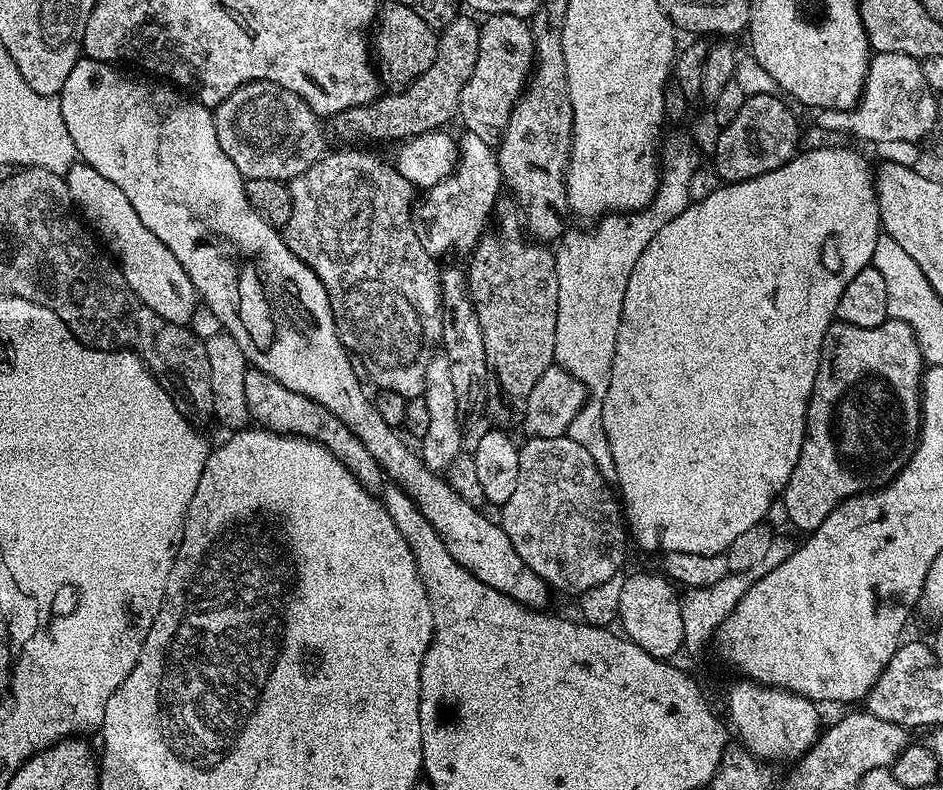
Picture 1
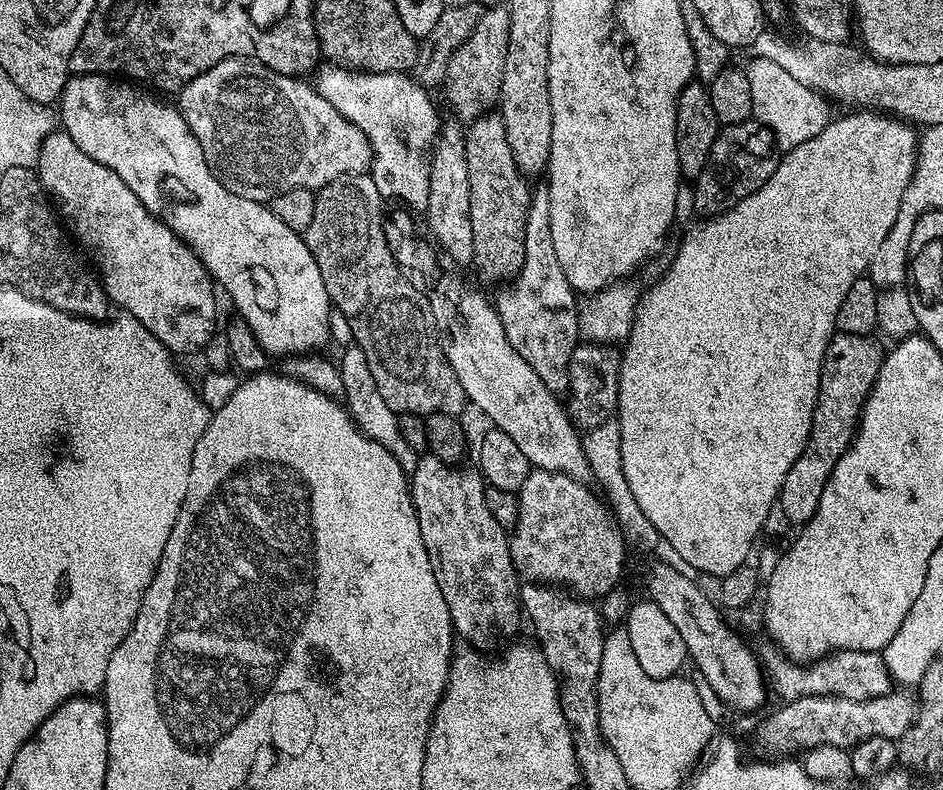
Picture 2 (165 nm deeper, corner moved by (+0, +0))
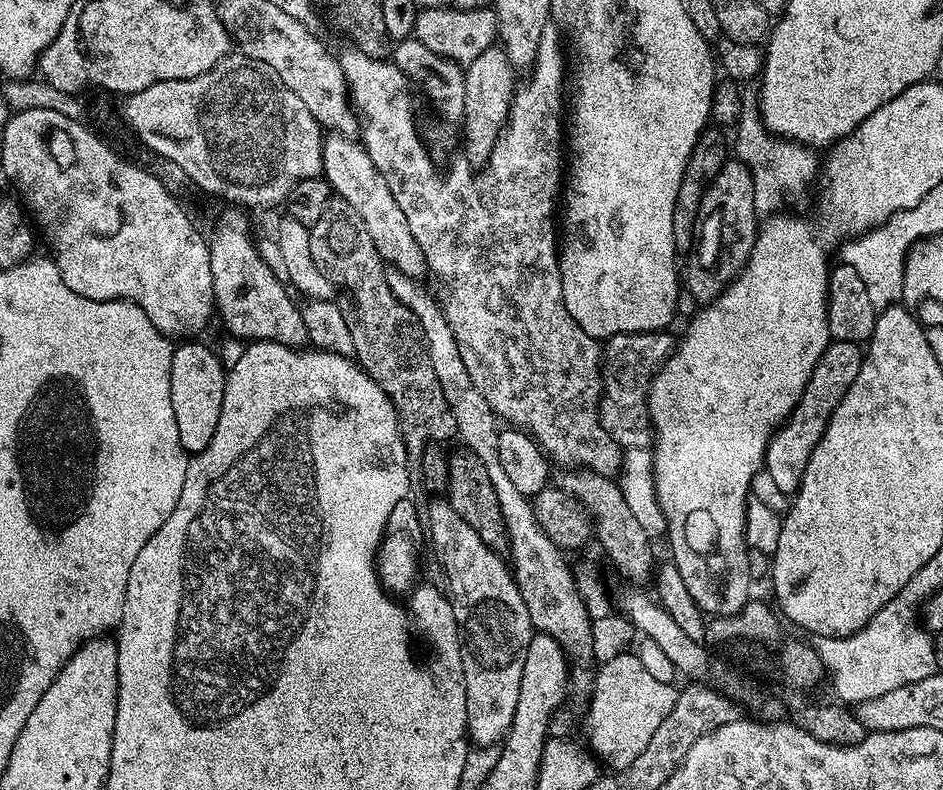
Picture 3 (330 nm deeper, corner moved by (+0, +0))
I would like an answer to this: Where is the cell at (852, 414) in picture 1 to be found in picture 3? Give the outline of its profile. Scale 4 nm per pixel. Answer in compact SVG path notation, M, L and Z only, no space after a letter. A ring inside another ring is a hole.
M832 340L822 358L818 358L818 366L814 366L814 374L810 374L810 382L802 394L800 404L794 406L788 419L772 433L772 440L764 455L763 471L770 474L778 490L795 494L800 488L806 462L810 462L810 454L814 454L814 446L818 446L838 402L842 402L846 390L854 386L854 378L858 378L858 370L863 361L861 345L841 340Z

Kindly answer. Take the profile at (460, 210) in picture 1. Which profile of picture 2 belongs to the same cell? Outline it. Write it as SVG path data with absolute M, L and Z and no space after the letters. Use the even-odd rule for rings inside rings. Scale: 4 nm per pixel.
M327 67L315 73L315 90L342 118L358 126L372 143L370 175L374 186L378 186L378 194L381 198L393 196L412 210L427 209L428 161L442 123L435 102L428 97L429 89L403 72L359 72L357 68Z

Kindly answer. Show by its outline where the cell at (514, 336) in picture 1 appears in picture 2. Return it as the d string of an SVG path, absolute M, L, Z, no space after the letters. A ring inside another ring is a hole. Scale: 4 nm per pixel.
M485 114L467 125L464 153L470 178L470 230L474 230L474 260L488 280L508 282L524 264L524 227L532 204L529 181L514 162L506 142L506 126L498 114Z

